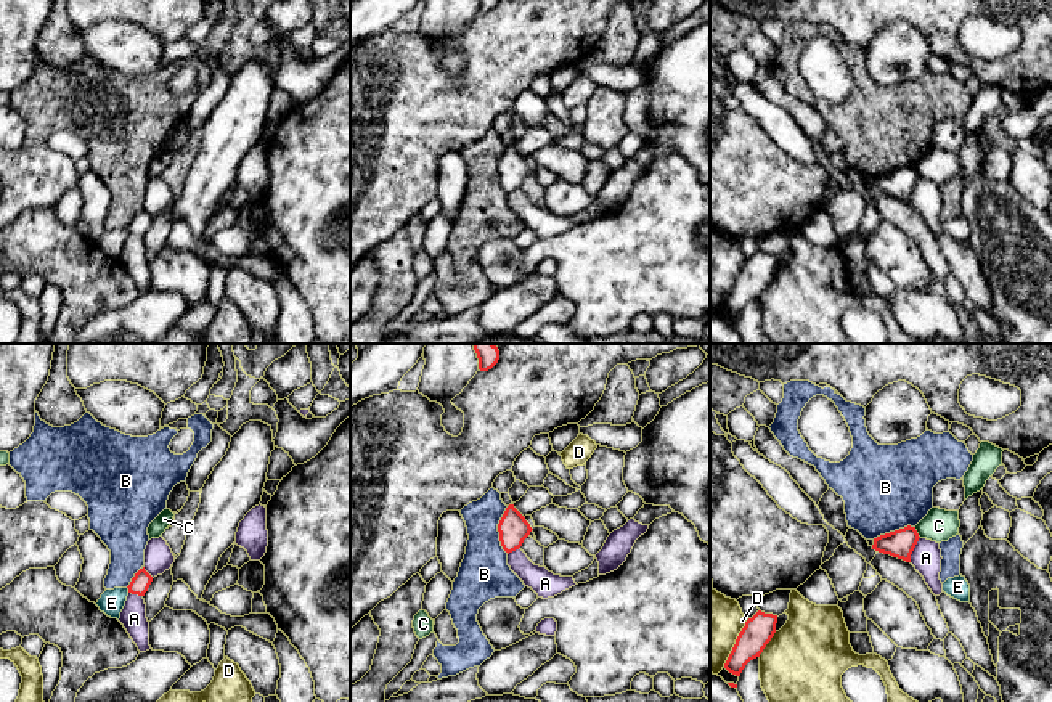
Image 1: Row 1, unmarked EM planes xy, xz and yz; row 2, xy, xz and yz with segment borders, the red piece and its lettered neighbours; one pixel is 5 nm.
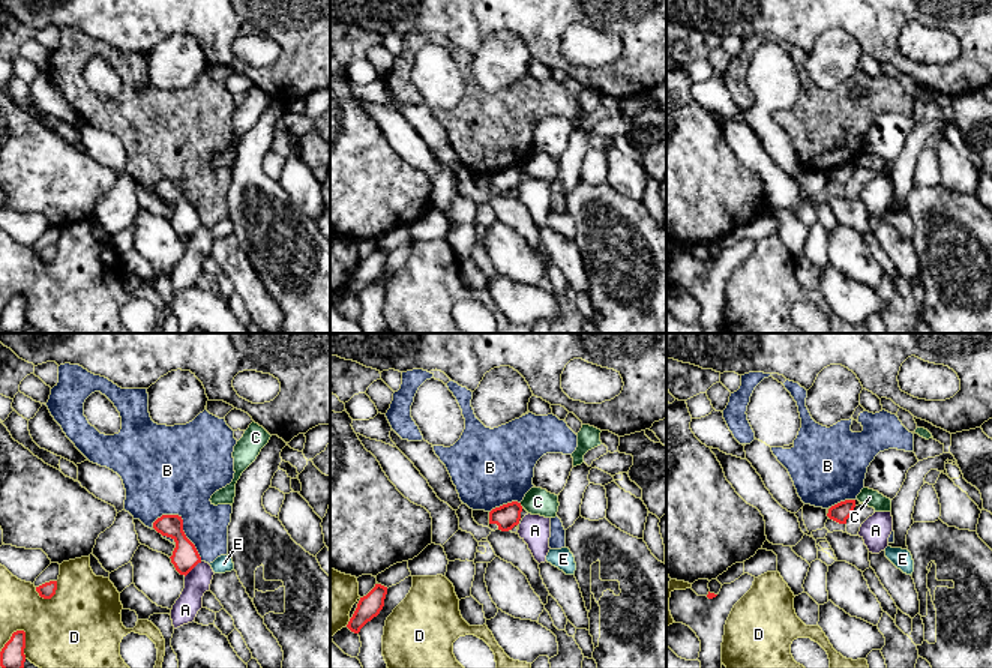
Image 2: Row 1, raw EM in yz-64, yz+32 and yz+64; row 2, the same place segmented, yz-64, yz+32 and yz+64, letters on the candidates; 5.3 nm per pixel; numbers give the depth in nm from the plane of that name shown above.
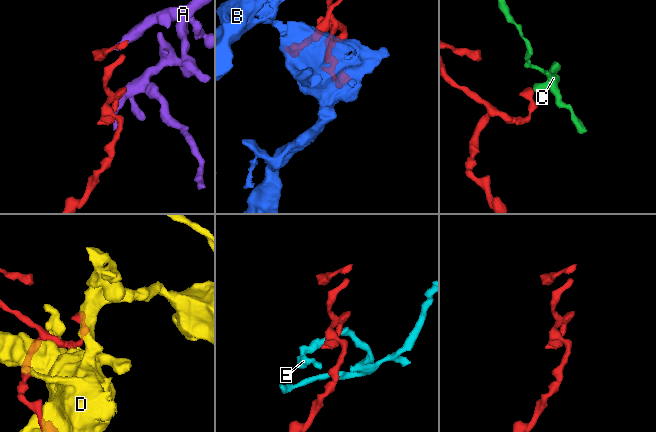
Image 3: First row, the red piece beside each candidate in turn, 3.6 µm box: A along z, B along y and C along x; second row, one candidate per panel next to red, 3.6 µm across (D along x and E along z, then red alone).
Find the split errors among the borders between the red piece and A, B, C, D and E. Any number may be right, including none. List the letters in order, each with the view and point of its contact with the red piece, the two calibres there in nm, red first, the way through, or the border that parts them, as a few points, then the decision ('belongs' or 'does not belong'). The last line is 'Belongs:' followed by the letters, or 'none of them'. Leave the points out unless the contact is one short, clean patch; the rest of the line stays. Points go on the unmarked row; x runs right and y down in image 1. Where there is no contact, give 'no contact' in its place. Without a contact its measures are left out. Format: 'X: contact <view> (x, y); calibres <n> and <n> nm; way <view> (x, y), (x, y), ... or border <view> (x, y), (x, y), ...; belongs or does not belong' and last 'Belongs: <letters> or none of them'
A: contact yz (913, 190); calibres 140 and 150 nm; border yz (919, 177), (909, 201); does not belong
B: contact xz (498, 171); calibres 150 and 260 nm; does not belong
C: contact yz (916, 172); calibres 140 and 160 nm; border yz (914, 167), (921, 177); does not belong
D: contact yz (766, 283); calibres 150 and 420 nm; does not belong
E: contact xy (129, 230); calibres 90 and 120 nm; border xy (127, 227), (129, 232); does not belong
Belongs: none of them

